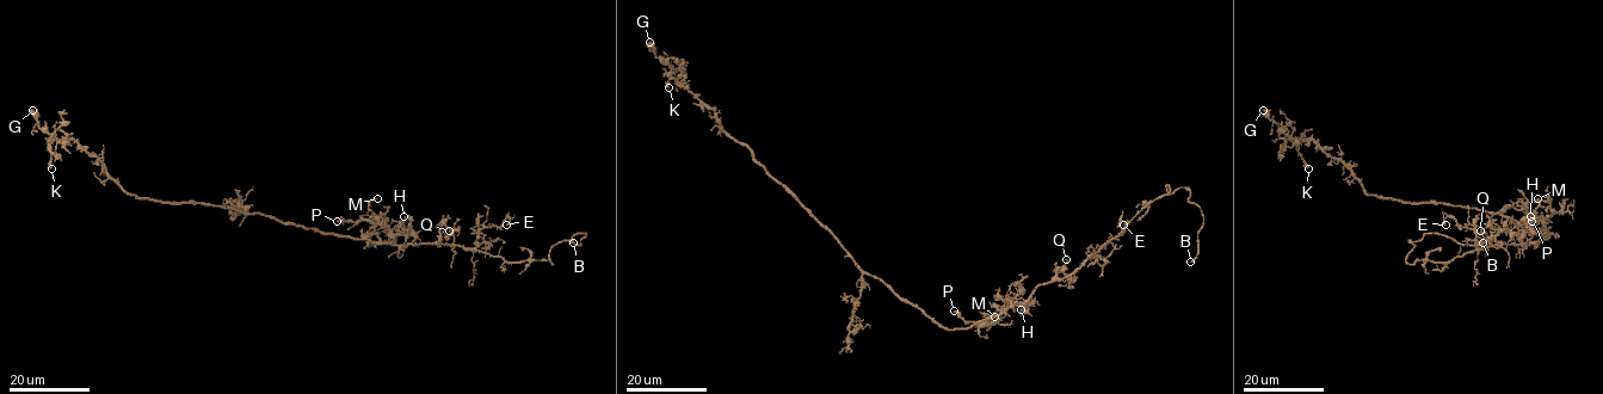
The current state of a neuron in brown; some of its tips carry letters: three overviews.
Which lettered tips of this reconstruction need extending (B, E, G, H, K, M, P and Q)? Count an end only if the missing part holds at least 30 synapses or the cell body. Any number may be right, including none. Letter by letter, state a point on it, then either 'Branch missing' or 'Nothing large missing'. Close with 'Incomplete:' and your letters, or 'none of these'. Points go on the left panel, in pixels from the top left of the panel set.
B: Place: (573, 242). Branch missing
E: Place: (506, 225). Nothing large missing
G: Place: (32, 110). Nothing large missing
H: Place: (404, 216). Nothing large missing
K: Place: (51, 168). Nothing large missing
M: Place: (377, 198). Nothing large missing
P: Place: (337, 221). Nothing large missing
Q: Place: (449, 231). Nothing large missing
Incomplete: B

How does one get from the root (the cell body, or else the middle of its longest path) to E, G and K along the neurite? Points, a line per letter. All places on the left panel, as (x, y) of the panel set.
E: (314, 231), (392, 245), (455, 244), (475, 247), (481, 229), (500, 227), (509, 216), (506, 225)
G: (314, 231), (261, 214), (131, 195), (73, 140), (56, 141), (45, 133), (32, 110)
K: (314, 231), (261, 214), (141, 199), (127, 194), (73, 140), (56, 145), (51, 168)

